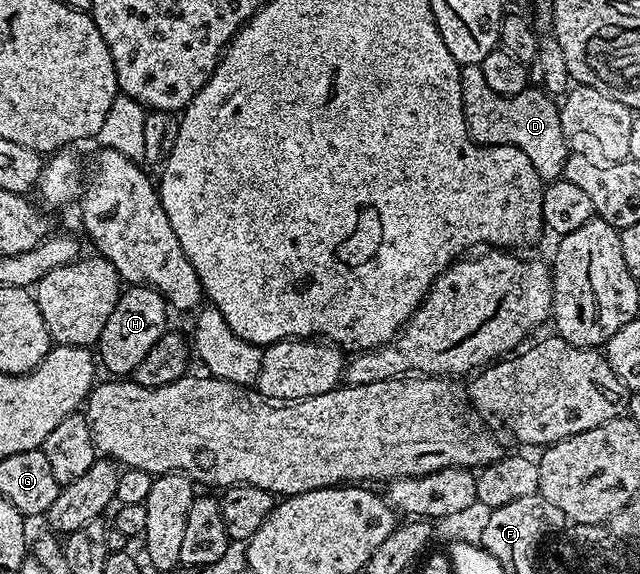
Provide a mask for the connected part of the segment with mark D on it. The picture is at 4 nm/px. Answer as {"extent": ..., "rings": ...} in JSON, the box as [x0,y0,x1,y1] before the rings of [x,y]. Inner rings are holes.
{"extent":[461,64,571,182],"rings":[[[466,64],[461,70],[463,90],[463,114],[469,133],[478,144],[502,144],[515,146],[531,158],[535,174],[542,182],[560,180],[565,174],[565,160],[571,155],[571,147],[560,126],[559,104],[544,90],[530,86],[514,96],[495,94],[483,79],[479,64]],[[537,91],[537,92],[536,92]]]}

